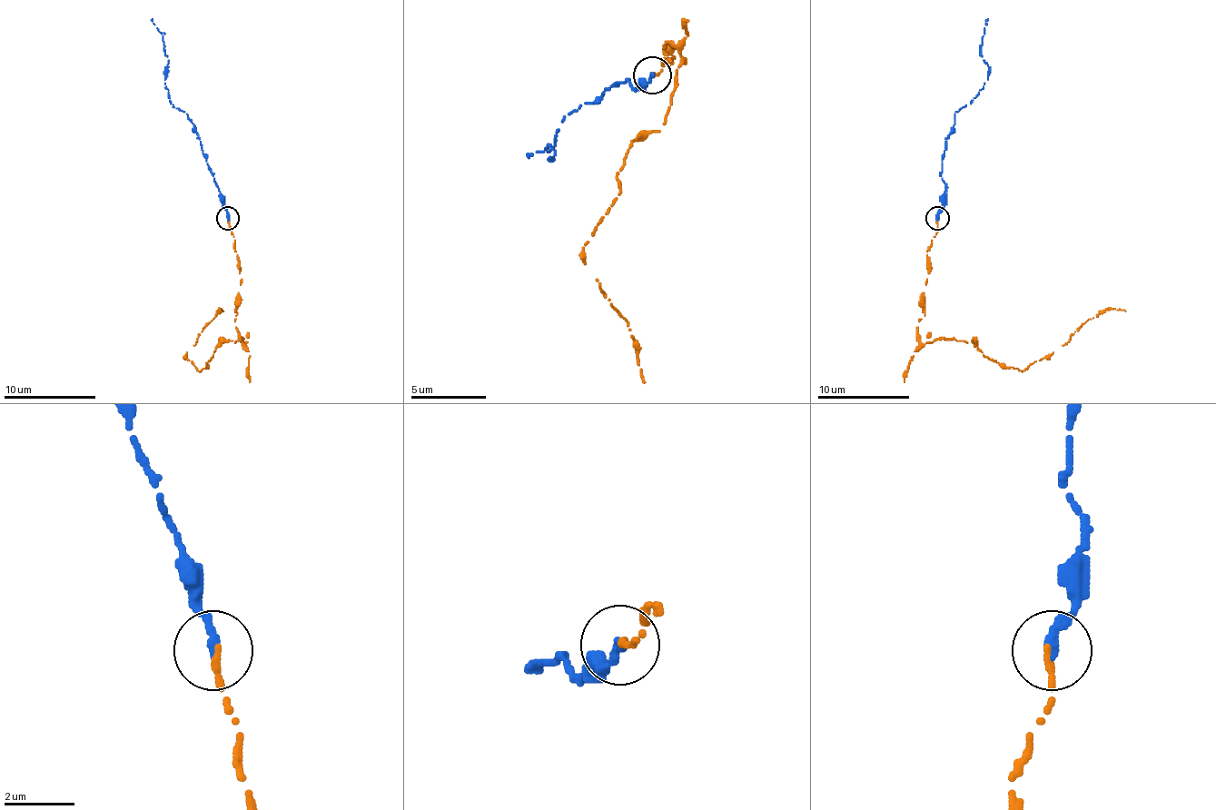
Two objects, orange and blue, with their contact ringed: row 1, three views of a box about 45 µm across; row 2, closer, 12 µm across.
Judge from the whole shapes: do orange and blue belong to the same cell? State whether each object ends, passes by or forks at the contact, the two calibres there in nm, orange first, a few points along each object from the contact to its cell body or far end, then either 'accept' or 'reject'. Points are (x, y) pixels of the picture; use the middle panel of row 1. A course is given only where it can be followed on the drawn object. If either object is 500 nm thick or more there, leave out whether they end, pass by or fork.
orange ends there; blue ends there; 190 nm thick on the orange side, 320 nm on the other; orange runs (653, 74), (672, 59), (664, 44), (679, 52), (660, 130), (623, 156), (582, 257), (646, 380); blue runs (653, 74), (638, 89), (616, 82), (582, 103), (559, 130), (552, 160), (548, 145), (529, 156); accept

